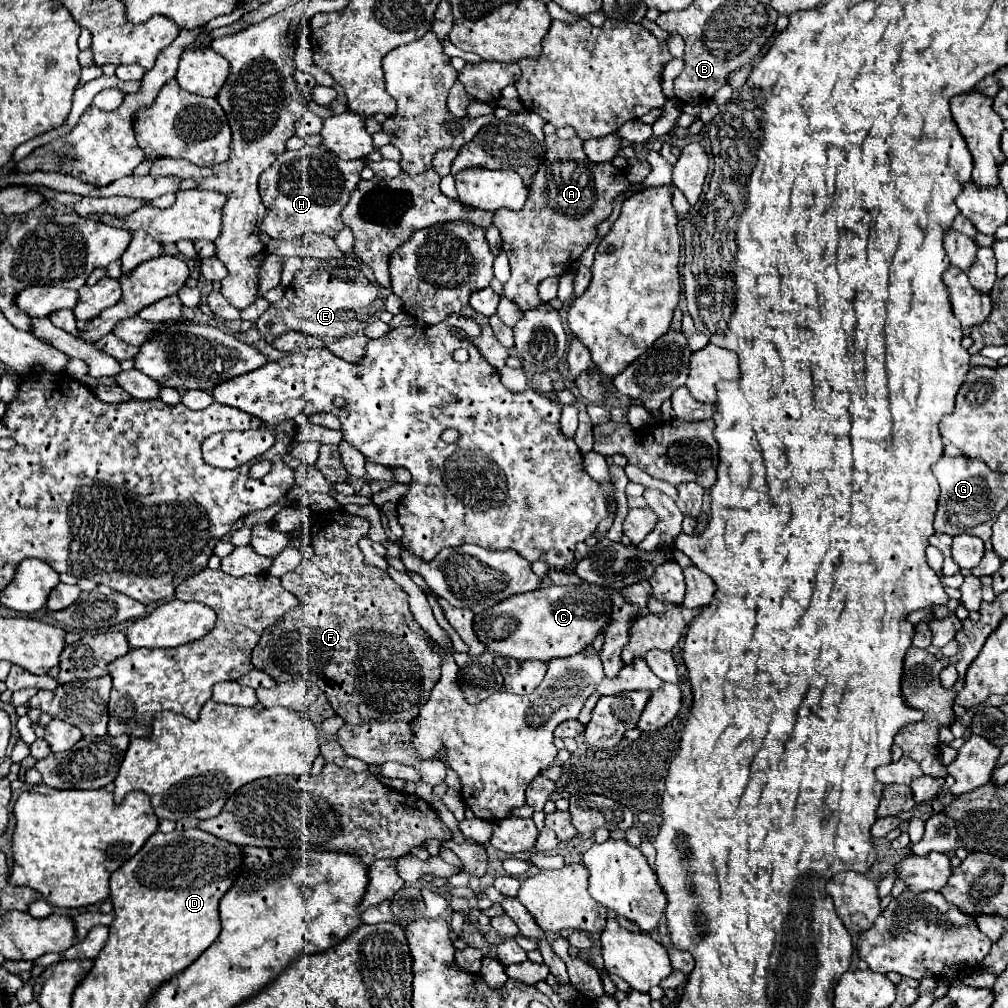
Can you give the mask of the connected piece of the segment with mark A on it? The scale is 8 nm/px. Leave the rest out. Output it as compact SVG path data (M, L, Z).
M546 135L544 165L540 165L538 173L534 173L530 179L528 185L530 195L526 205L520 211L508 211L508 209L496 211L494 225L500 229L502 253L508 257L512 271L510 281L504 283L504 295L510 301L514 301L522 311L534 309L538 303L542 303L536 293L538 283L550 275L562 275L568 271L568 265L574 263L584 253L584 249L596 239L598 225L612 213L612 199L630 189L630 183L620 169L616 169L610 161L606 161L604 165L592 165L582 145L584 141L578 137L560 139L558 135Z

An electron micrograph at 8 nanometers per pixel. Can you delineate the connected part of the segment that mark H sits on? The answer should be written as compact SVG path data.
M304 145L298 151L284 151L274 161L274 165L260 175L258 189L262 203L268 209L268 215L262 221L260 229L264 229L264 233L268 233L270 237L284 239L302 237L308 233L324 233L328 237L336 237L344 227L340 213L348 203L350 193L358 185L362 169L362 159L344 161L324 145Z

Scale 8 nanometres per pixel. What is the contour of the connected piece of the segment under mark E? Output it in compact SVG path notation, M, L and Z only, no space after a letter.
M344 255L340 259L308 259L286 287L284 297L272 303L266 313L260 315L256 329L264 337L278 337L288 331L304 331L310 337L332 343L342 337L362 335L368 321L382 311L382 305L384 297L380 287L366 277L362 263L356 257Z

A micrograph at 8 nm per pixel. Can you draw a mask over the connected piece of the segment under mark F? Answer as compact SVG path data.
M330 511L330 513L322 515L322 519L314 525L314 529L312 529L312 539L310 539L316 555L314 555L312 559L308 559L308 561L302 561L294 571L290 571L290 573L286 573L286 575L282 577L282 587L288 589L288 591L292 591L292 593L300 599L300 603L298 603L296 609L290 609L288 613L284 613L284 617L280 617L274 625L270 625L268 629L264 629L258 645L256 645L254 651L252 651L252 663L254 663L256 669L268 673L268 675L270 675L272 679L276 679L278 683L292 681L292 673L318 673L318 683L320 683L322 691L326 693L326 697L328 697L330 705L336 709L336 713L344 717L344 721L352 721L352 717L354 717L354 721L358 719L358 725L360 725L360 723L370 723L372 719L374 719L374 721L410 721L412 717L418 715L418 711L420 711L420 707L424 705L424 701L428 701L432 687L434 687L436 681L440 679L440 661L442 661L442 659L440 659L440 655L436 655L436 653L432 651L432 647L426 643L426 637L428 637L428 635L426 635L424 629L420 629L420 625L416 623L416 619L414 619L414 615L412 615L412 611L410 611L410 607L408 607L408 599L406 599L406 593L402 591L402 587L396 585L382 569L372 567L372 565L366 565L364 555L362 555L362 551L360 551L360 547L358 547L358 539L360 539L362 535L366 535L368 529L370 529L370 523L368 523L366 519L356 517L356 515L350 515L350 513L344 513L344 511Z

